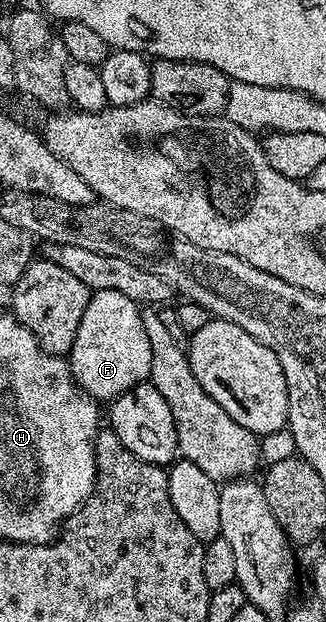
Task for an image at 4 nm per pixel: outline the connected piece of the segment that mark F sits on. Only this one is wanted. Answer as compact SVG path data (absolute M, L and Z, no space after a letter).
M93 291L88 300L88 308L84 308L80 328L76 328L76 340L70 349L68 361L78 389L102 404L109 404L133 386L145 383L152 368L152 344L148 344L148 332L142 323L139 303L128 300L128 296L123 296L120 292Z

